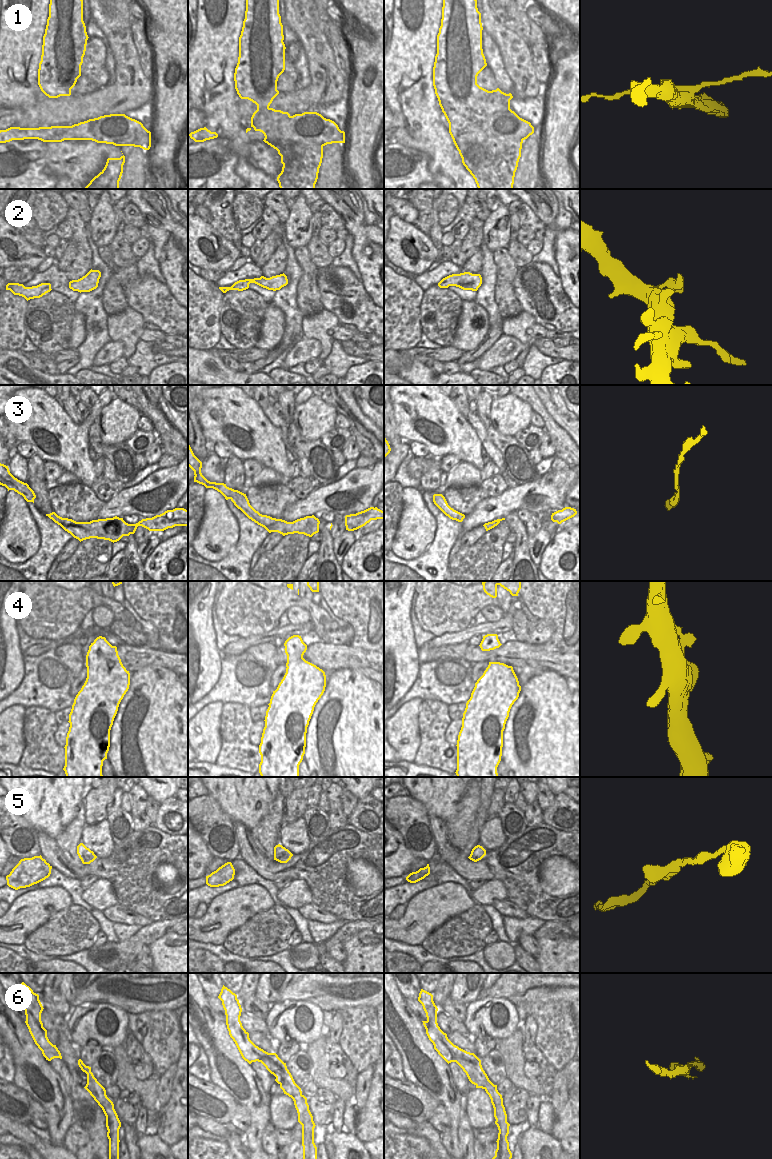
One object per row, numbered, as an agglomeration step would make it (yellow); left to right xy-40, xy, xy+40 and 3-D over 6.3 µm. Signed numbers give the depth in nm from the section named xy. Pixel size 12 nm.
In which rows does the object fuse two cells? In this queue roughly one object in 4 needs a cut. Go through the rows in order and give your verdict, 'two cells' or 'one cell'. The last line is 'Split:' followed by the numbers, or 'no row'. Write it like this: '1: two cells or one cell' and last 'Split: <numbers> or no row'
1: two cells
2: one cell
3: one cell
4: one cell
5: one cell
6: two cells
Split: 1, 6

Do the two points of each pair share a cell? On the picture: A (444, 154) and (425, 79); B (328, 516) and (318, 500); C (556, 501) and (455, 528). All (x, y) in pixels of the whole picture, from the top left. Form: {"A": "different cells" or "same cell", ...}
{"A": "same cell", "B": "different cells", "C": "different cells"}

